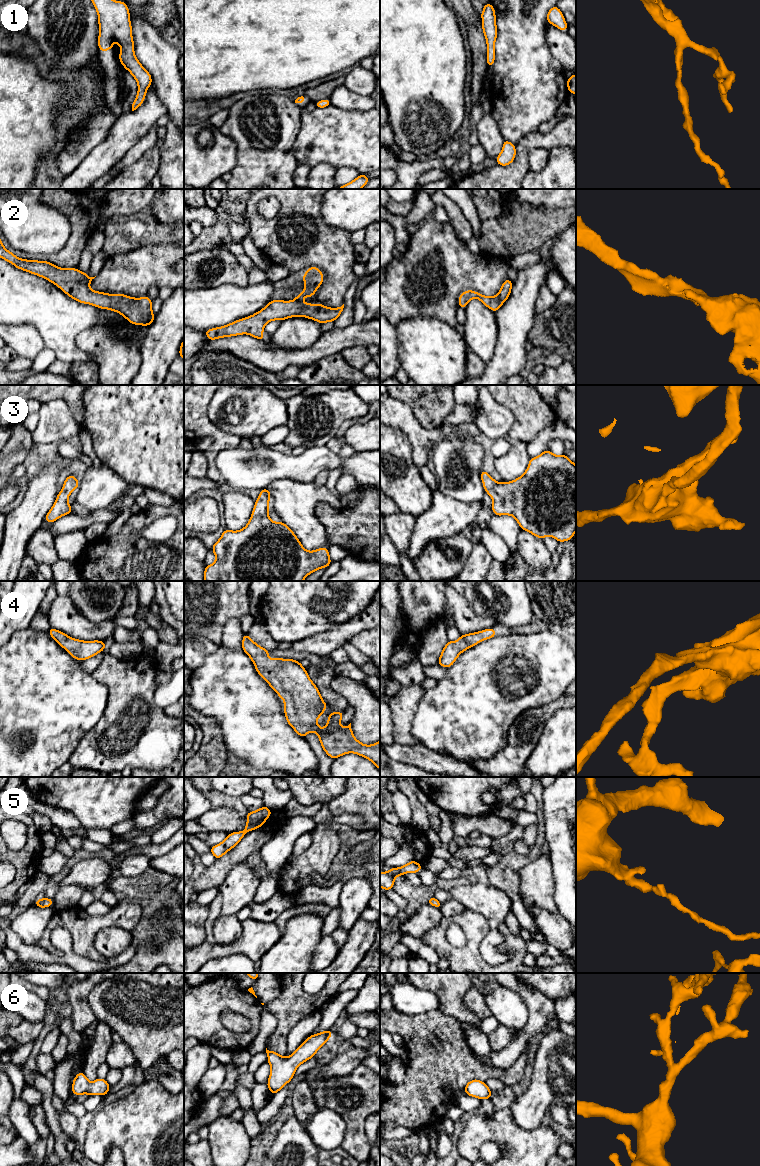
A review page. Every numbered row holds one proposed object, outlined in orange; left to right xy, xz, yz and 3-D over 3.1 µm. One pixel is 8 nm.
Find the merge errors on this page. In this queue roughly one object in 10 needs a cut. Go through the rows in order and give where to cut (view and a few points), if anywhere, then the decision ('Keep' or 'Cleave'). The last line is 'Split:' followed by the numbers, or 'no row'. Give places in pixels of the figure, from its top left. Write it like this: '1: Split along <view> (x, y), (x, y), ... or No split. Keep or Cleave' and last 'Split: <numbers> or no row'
1: No split. Keep
2: No split. Keep
3: No split. Keep
4: No split. Keep
5: No split. Keep
6: No split. Keep
Split: no row

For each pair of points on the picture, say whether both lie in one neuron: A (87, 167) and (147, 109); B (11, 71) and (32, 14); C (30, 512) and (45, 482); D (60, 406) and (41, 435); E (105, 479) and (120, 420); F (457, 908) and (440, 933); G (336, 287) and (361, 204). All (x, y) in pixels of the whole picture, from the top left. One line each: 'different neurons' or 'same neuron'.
A: same neuron
B: different neurons
C: same neuron
D: same neuron
E: different neurons
F: different neurons
G: different neurons

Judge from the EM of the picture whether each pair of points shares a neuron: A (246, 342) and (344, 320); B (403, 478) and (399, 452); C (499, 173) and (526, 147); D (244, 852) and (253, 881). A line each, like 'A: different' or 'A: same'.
A: different
B: same
C: same
D: different

